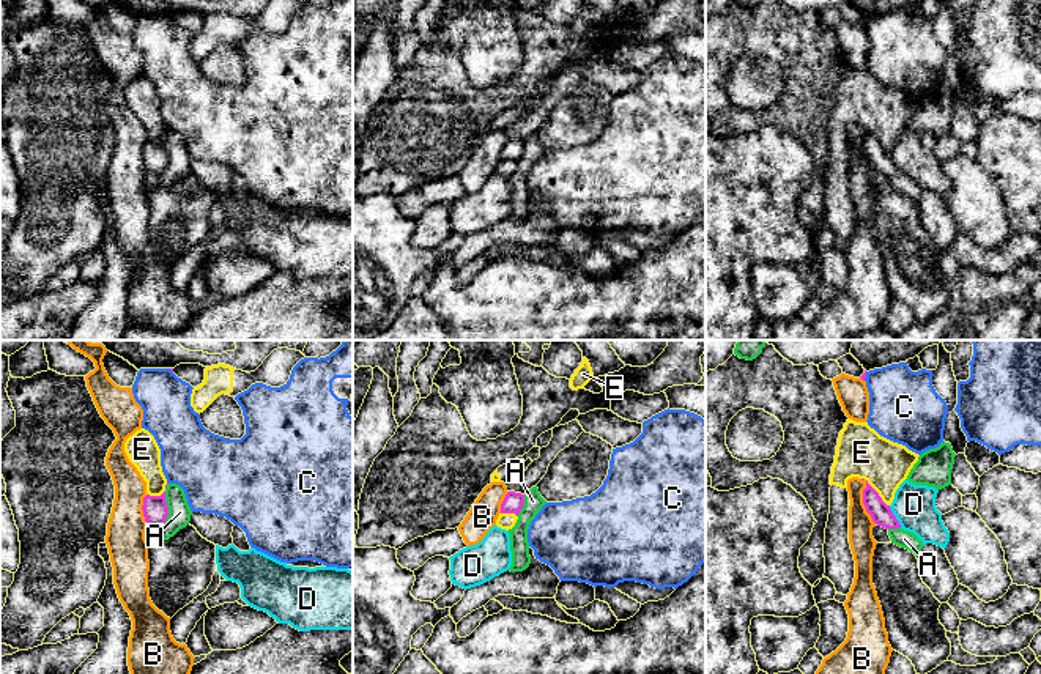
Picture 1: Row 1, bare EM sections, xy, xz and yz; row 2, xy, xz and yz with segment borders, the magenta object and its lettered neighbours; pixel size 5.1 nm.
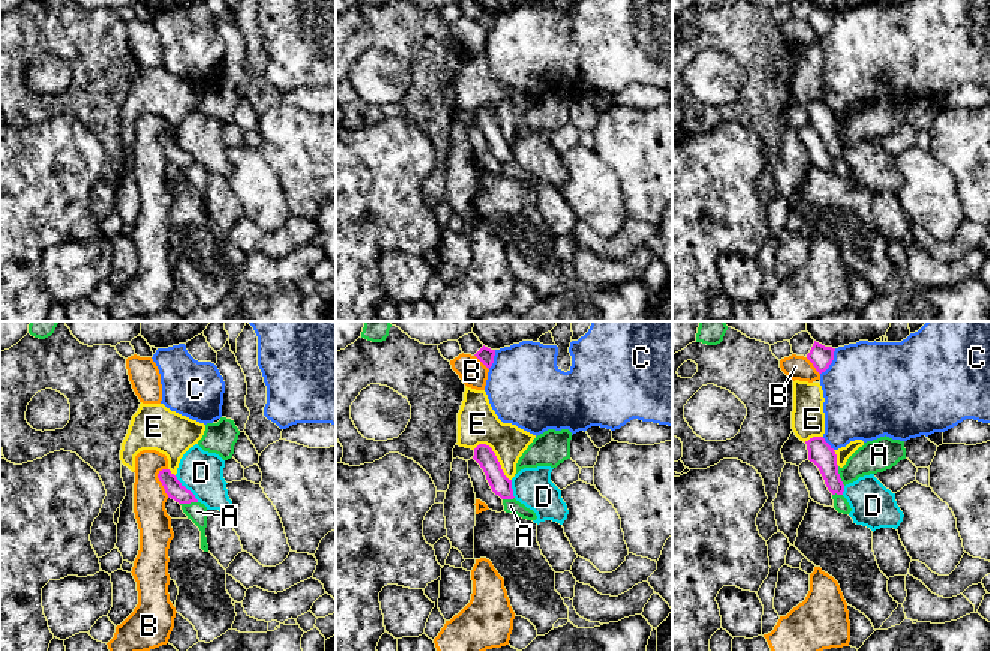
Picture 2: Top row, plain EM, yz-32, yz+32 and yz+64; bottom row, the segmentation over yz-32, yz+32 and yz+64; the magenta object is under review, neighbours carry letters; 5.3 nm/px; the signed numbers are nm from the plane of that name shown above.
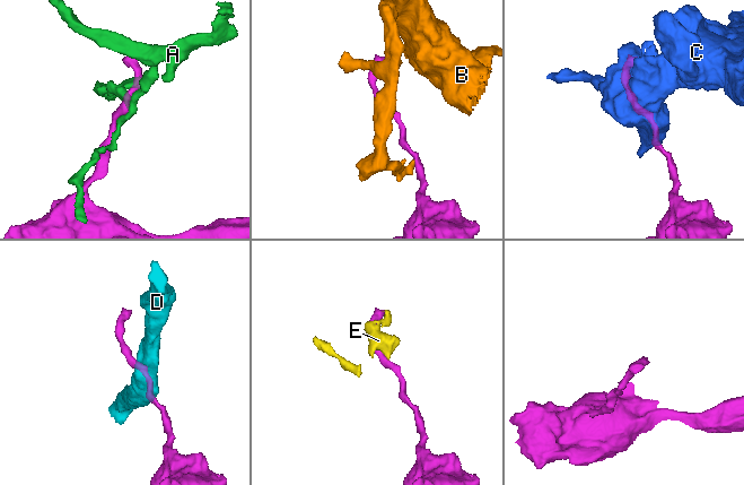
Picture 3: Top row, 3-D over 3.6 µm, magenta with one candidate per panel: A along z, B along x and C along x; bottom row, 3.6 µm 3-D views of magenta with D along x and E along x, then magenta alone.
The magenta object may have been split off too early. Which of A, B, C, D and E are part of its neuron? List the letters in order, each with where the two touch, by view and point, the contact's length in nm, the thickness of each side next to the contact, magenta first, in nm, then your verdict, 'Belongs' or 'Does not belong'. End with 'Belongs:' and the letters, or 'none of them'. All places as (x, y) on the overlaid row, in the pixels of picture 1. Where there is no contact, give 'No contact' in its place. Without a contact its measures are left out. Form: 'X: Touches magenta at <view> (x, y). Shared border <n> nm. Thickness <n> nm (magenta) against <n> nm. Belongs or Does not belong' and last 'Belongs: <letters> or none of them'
A: Touches magenta at xy (167, 511). Shared border 190 nm. Thickness 130 nm (magenta) against 120 nm. Does not belong
B: Touches magenta at yz (863, 501). Shared border 240 nm. Thickness 110 nm (magenta) against 130 nm. Does not belong
C: Touches magenta at yz (865, 377). Shared border 50 nm. Thickness 20 nm (magenta) against 360 nm. Does not belong
D: Touches magenta at yz (895, 517). Shared border 130 nm. Thickness 110 nm (magenta) against 220 nm. Does not belong
E: Touches magenta at yz (876, 492). Shared border 200 nm. Thickness 110 nm (magenta) against 260 nm. Does not belong
Belongs: none of them

